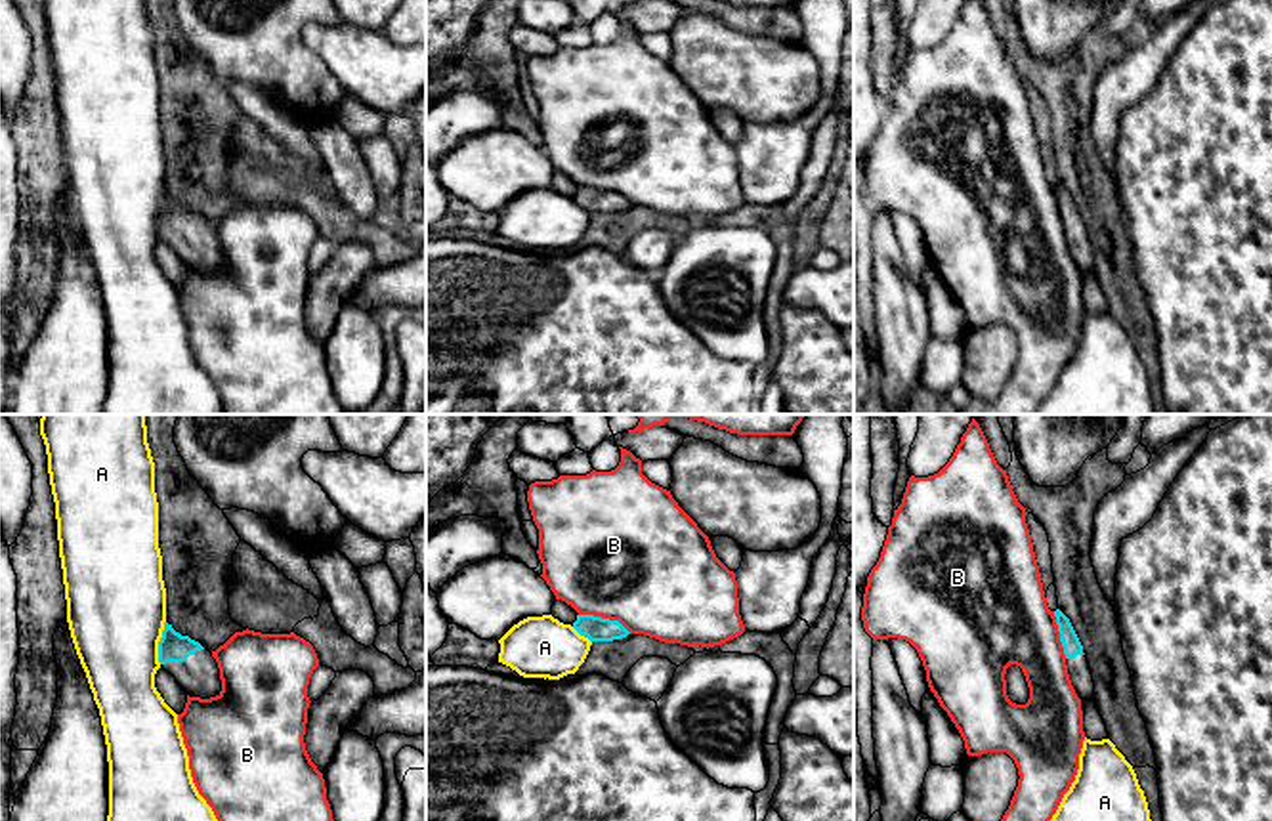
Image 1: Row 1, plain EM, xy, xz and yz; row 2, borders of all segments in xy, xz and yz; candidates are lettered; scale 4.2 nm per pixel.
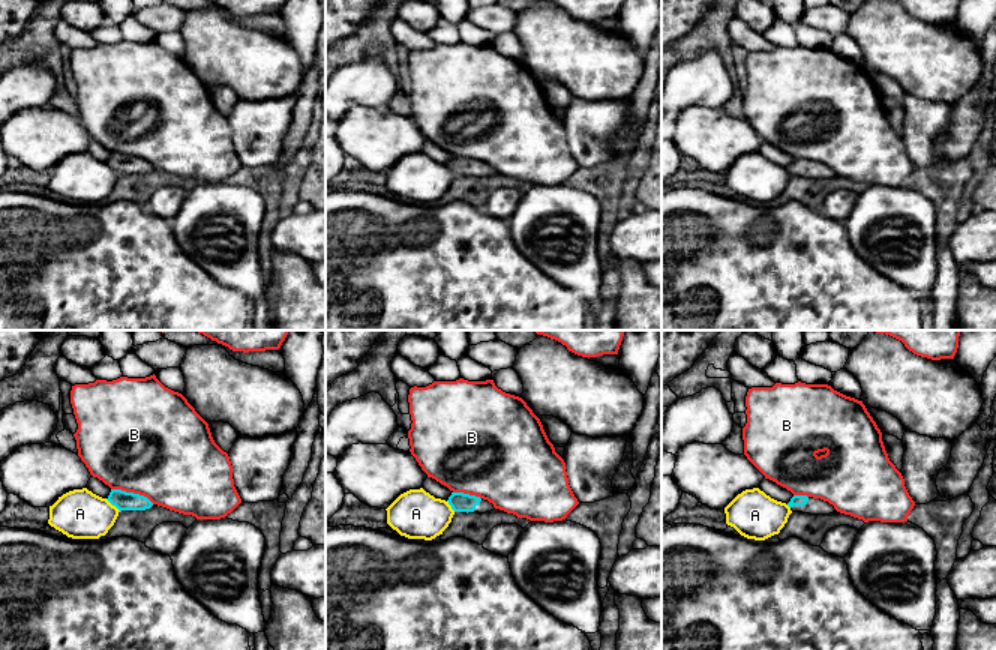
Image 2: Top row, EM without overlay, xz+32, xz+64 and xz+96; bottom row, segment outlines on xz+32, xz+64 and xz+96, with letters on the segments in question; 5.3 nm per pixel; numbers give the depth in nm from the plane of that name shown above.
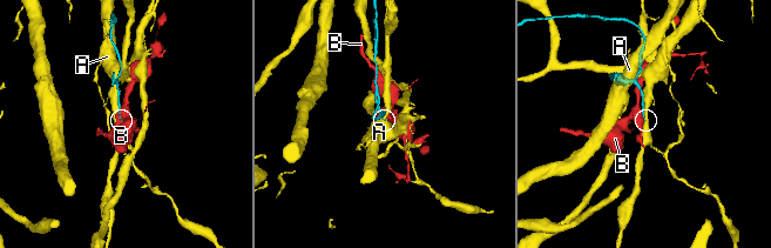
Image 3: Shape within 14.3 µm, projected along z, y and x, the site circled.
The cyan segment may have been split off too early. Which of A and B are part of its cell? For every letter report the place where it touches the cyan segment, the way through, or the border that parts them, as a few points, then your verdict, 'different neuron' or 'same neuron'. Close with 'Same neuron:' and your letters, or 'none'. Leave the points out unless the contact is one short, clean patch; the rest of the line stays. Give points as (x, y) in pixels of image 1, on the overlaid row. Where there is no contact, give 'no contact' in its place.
A: xy (159, 642) | different neuron
B: xz (606, 619) | along xz (579, 613), (617, 619), (631, 632) | different neuron
Same neuron: none

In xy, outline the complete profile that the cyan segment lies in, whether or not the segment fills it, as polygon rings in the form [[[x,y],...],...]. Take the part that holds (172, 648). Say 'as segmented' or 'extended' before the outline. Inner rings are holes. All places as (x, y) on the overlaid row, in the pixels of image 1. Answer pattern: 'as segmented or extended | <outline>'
extended | [[[168,622],[159,642],[159,663],[189,697],[210,699],[222,691],[220,668],[212,653]]]

